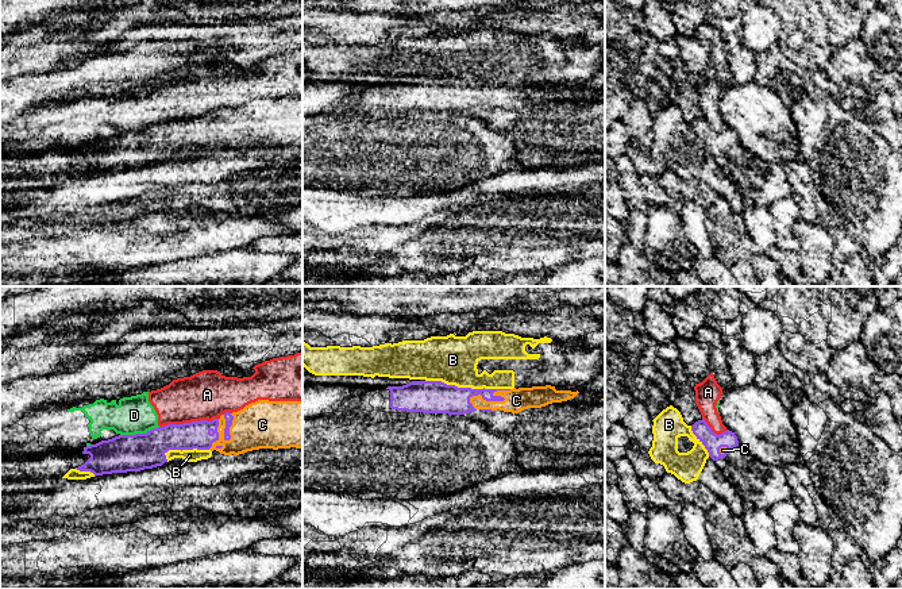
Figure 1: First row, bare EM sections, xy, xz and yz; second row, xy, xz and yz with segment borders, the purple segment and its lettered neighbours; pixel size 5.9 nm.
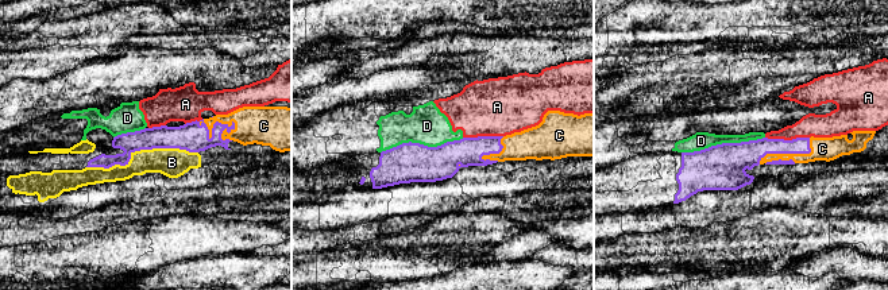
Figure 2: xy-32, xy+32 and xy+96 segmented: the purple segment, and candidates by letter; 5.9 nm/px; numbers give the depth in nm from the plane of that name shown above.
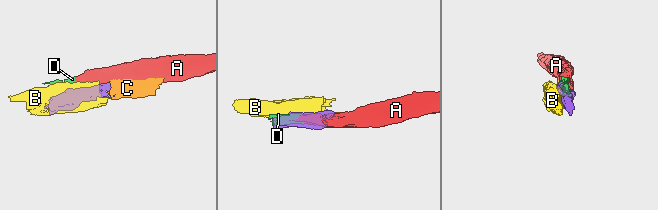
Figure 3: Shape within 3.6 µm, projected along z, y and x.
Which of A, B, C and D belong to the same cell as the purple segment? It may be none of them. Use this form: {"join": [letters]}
{"join": ["C"]}

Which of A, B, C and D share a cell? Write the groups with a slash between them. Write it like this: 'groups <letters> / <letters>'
groups A D / B / C

